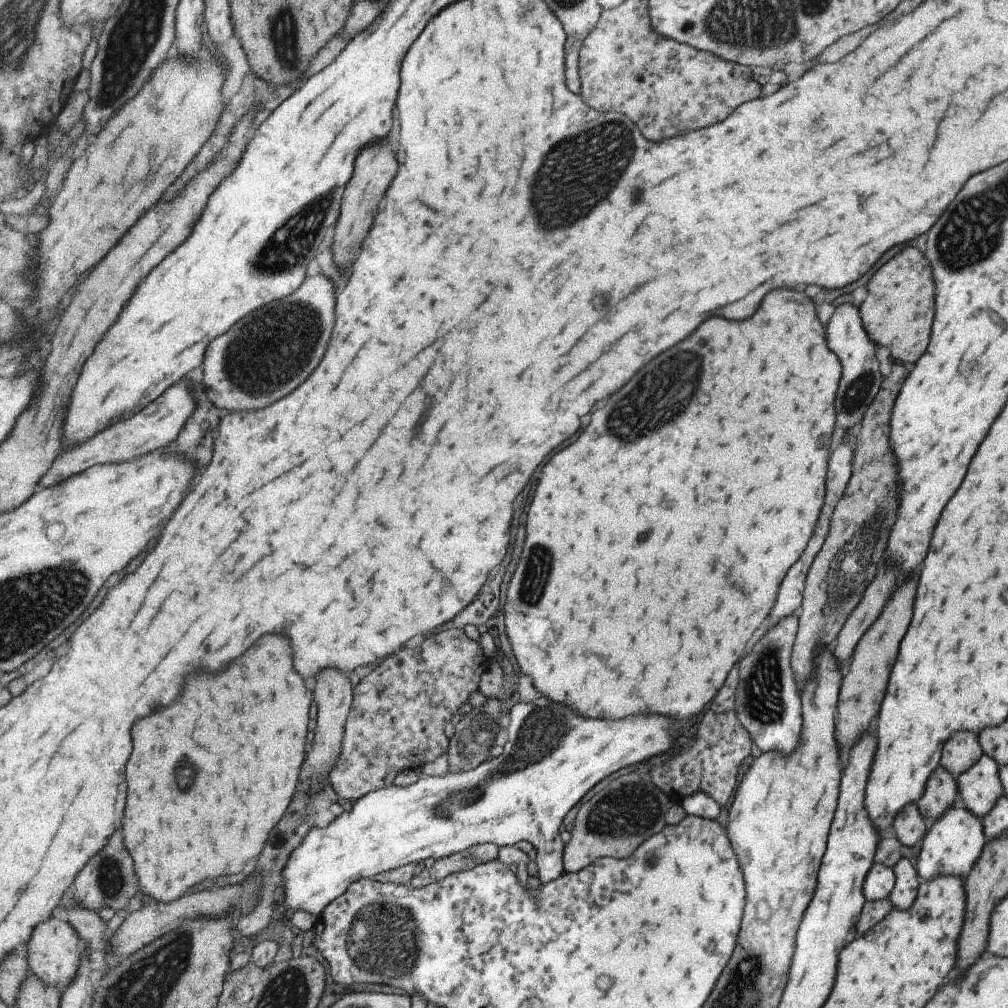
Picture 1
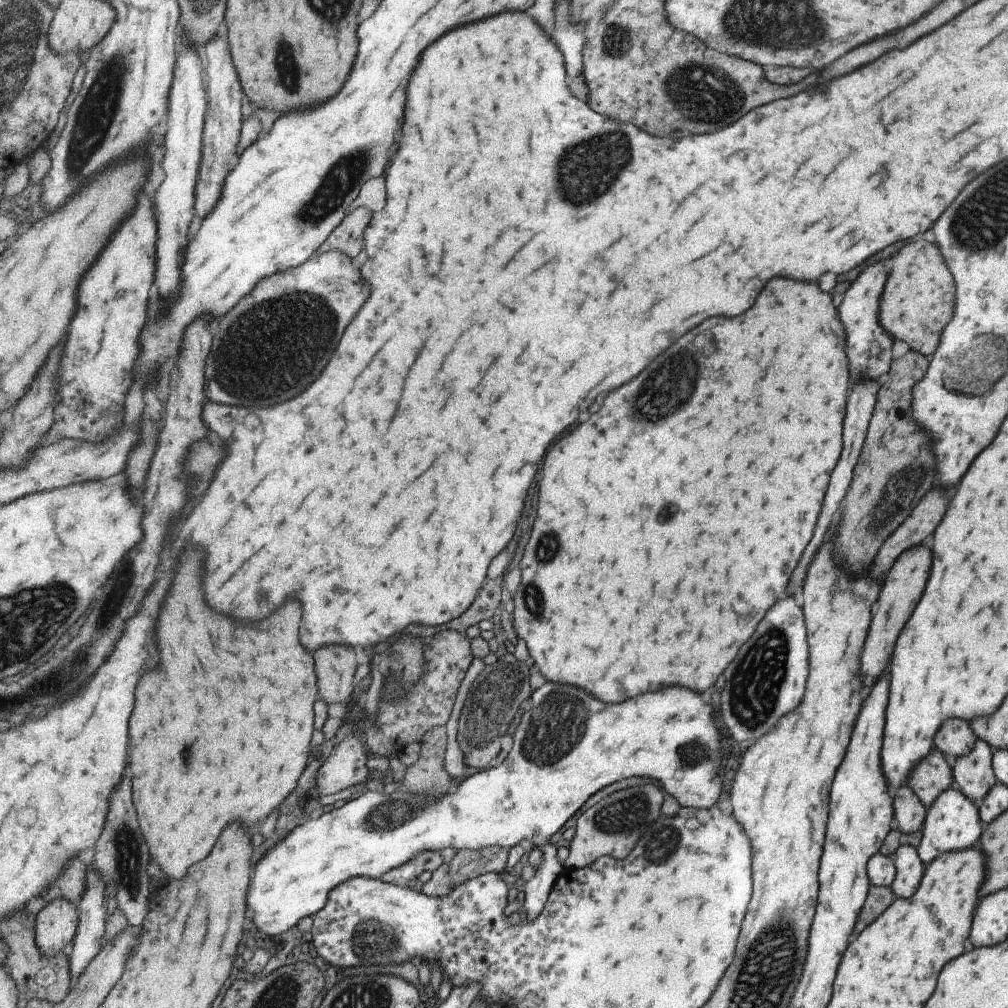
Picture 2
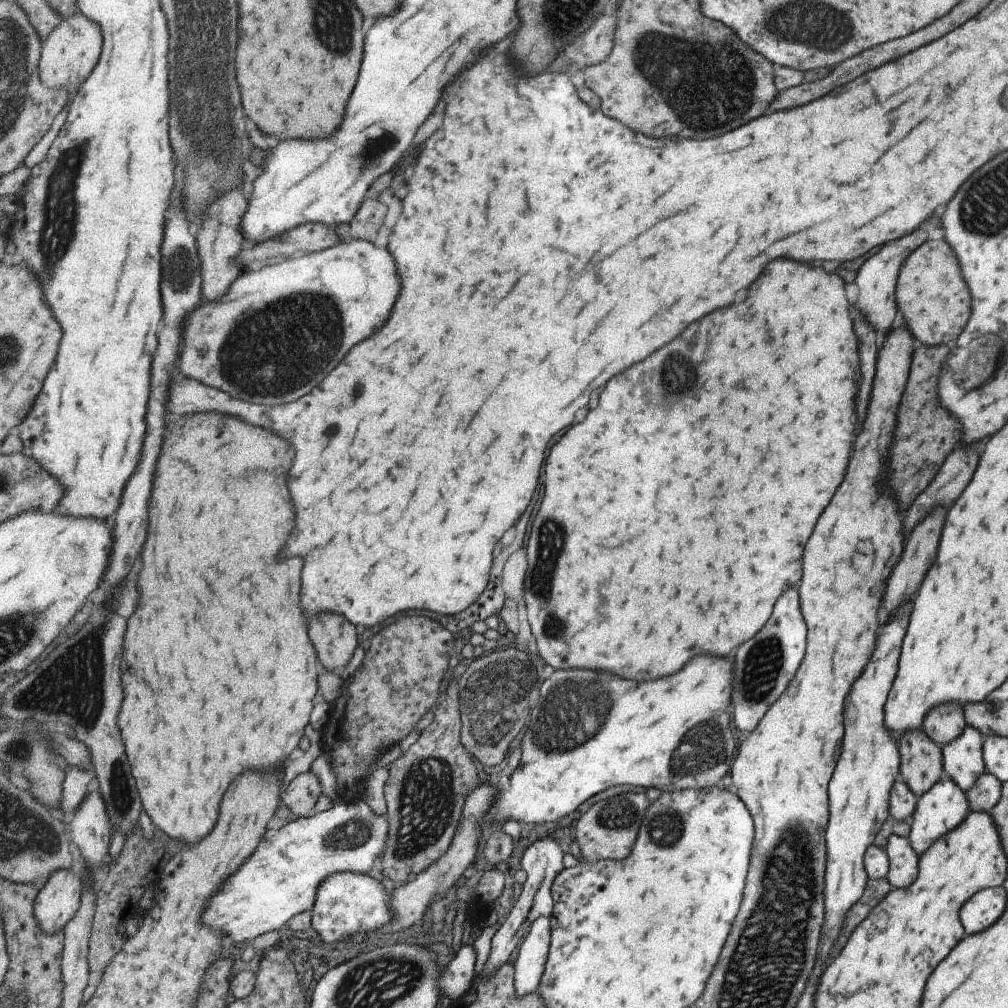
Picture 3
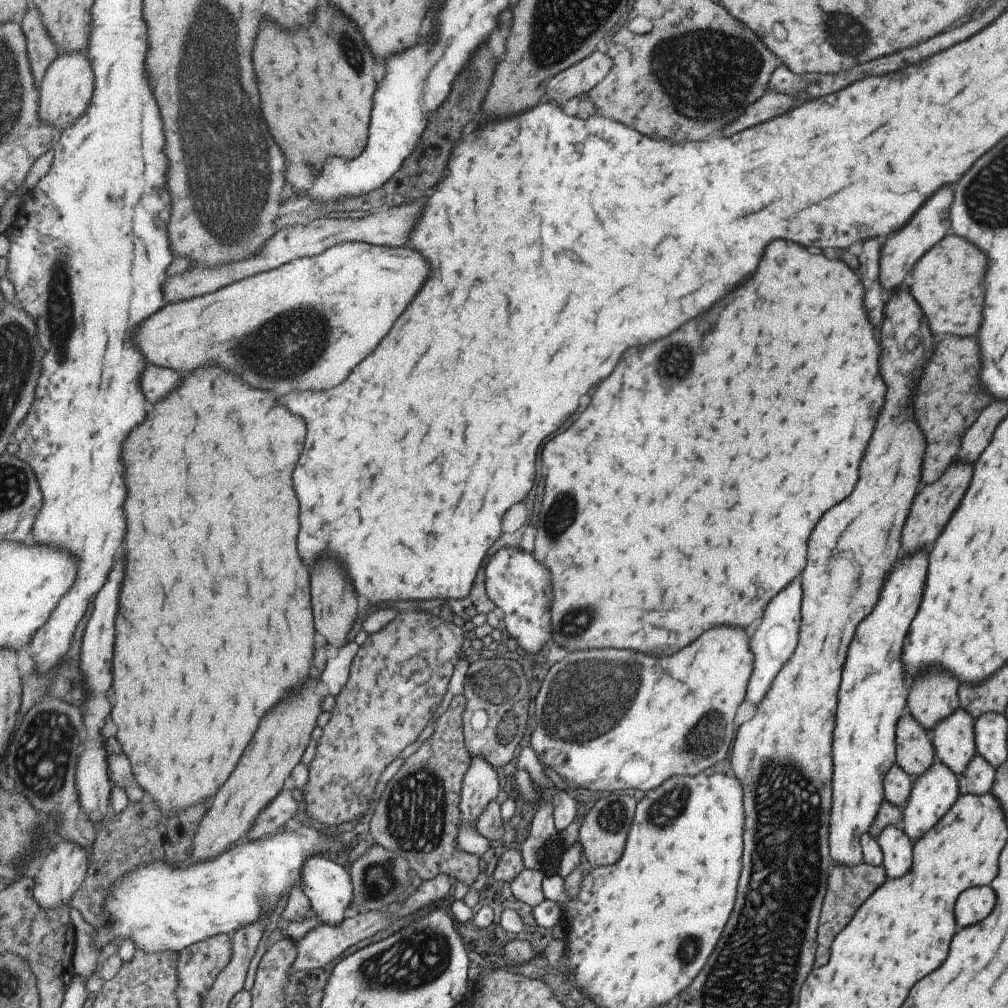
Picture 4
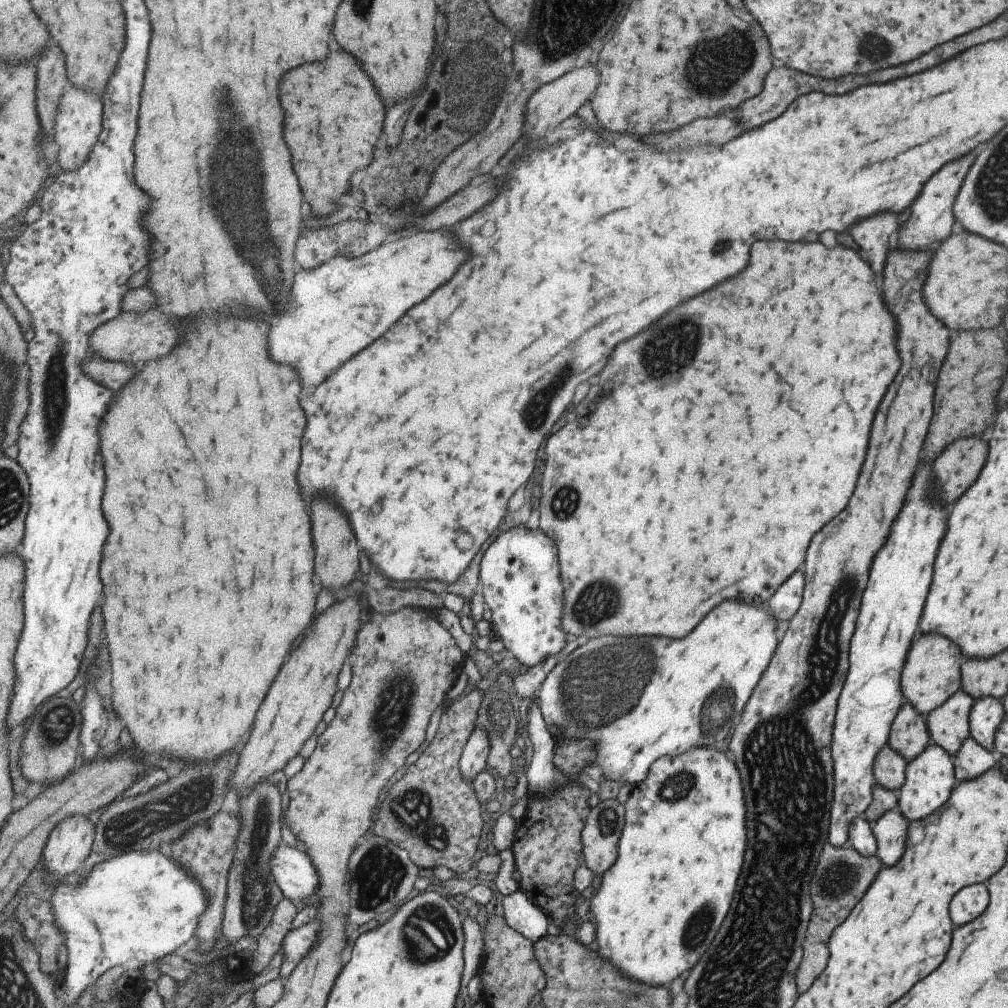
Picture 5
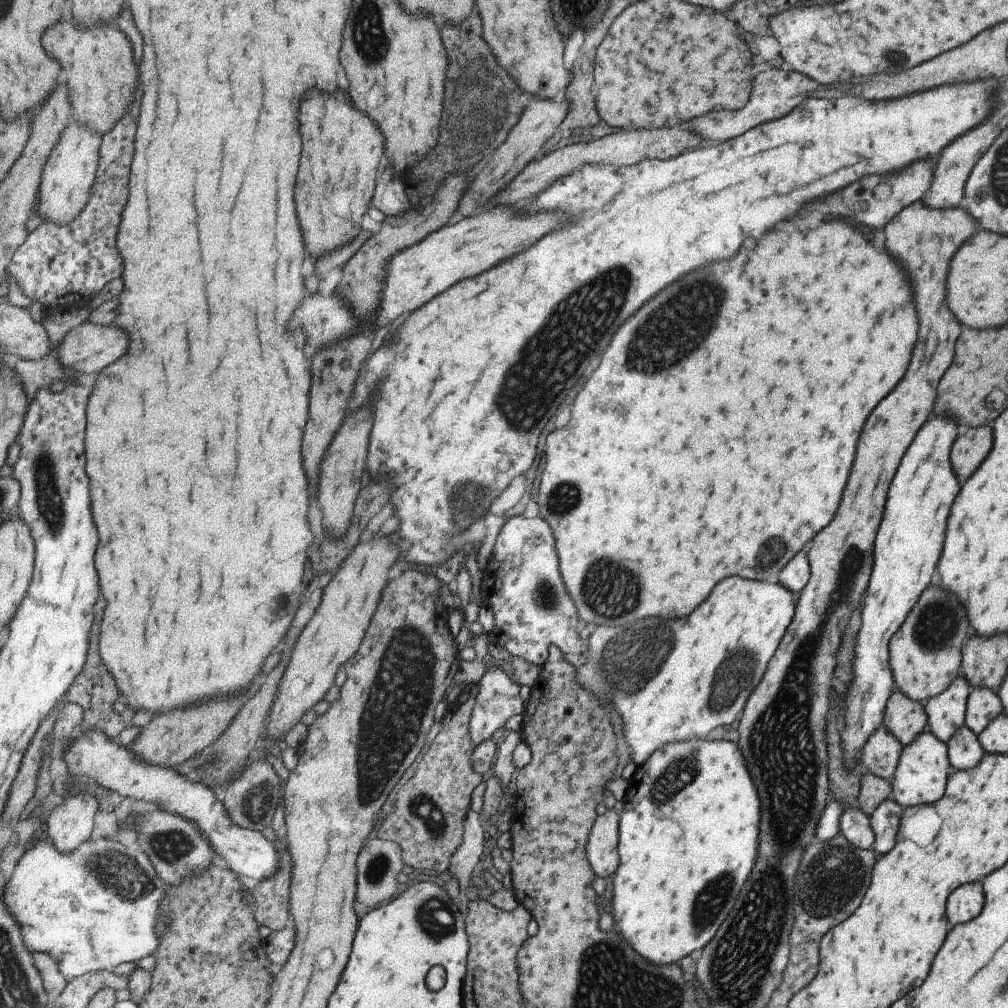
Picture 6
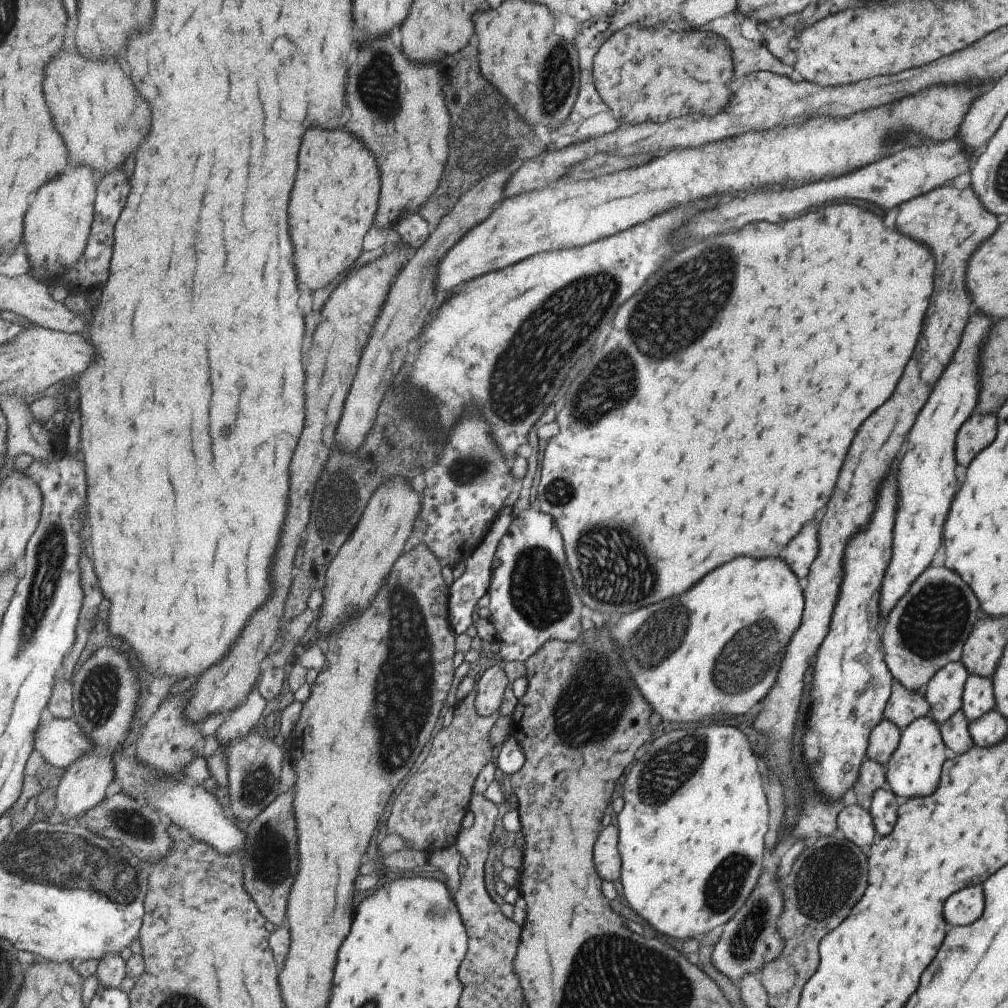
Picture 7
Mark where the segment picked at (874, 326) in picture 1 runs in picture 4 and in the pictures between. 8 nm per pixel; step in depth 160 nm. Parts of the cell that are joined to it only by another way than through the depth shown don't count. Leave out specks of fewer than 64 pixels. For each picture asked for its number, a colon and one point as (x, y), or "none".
2: (918, 300)
3: (933, 299)
4: (946, 283)

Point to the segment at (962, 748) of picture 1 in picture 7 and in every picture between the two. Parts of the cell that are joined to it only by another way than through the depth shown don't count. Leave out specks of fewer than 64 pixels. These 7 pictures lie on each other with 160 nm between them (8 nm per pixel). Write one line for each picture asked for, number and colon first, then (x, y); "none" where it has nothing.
2: (953, 738)
3: (941, 724)
4: (932, 696)
5: (930, 674)
6: (924, 652)
7: (924, 630)

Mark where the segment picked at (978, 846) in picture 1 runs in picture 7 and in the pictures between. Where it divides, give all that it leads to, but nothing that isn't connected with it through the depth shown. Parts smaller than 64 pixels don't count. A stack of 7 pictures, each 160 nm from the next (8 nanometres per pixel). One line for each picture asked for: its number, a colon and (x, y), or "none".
2: (951, 823)
3: (938, 810)
4: (932, 792)
5: (929, 777)
6: (920, 774)
7: (913, 768)

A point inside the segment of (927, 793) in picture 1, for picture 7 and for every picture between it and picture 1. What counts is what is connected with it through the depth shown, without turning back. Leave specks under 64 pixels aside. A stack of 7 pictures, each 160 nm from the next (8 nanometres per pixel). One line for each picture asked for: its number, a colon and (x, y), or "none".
2: (931, 774)
3: (920, 760)
4: (913, 748)
5: (908, 735)
6: (905, 719)
7: (903, 705)

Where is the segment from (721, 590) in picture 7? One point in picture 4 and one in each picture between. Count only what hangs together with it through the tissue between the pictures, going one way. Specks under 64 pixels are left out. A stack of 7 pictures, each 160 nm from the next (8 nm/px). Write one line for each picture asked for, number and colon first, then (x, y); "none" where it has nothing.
4: (628, 721)
5: (641, 698)
6: (670, 679)

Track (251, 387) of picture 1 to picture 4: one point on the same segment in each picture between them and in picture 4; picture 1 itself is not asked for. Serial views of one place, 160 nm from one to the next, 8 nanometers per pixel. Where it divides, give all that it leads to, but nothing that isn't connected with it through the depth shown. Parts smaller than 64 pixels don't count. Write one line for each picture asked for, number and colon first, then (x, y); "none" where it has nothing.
2: (271, 347)
3: (281, 329)
4: (325, 314)

